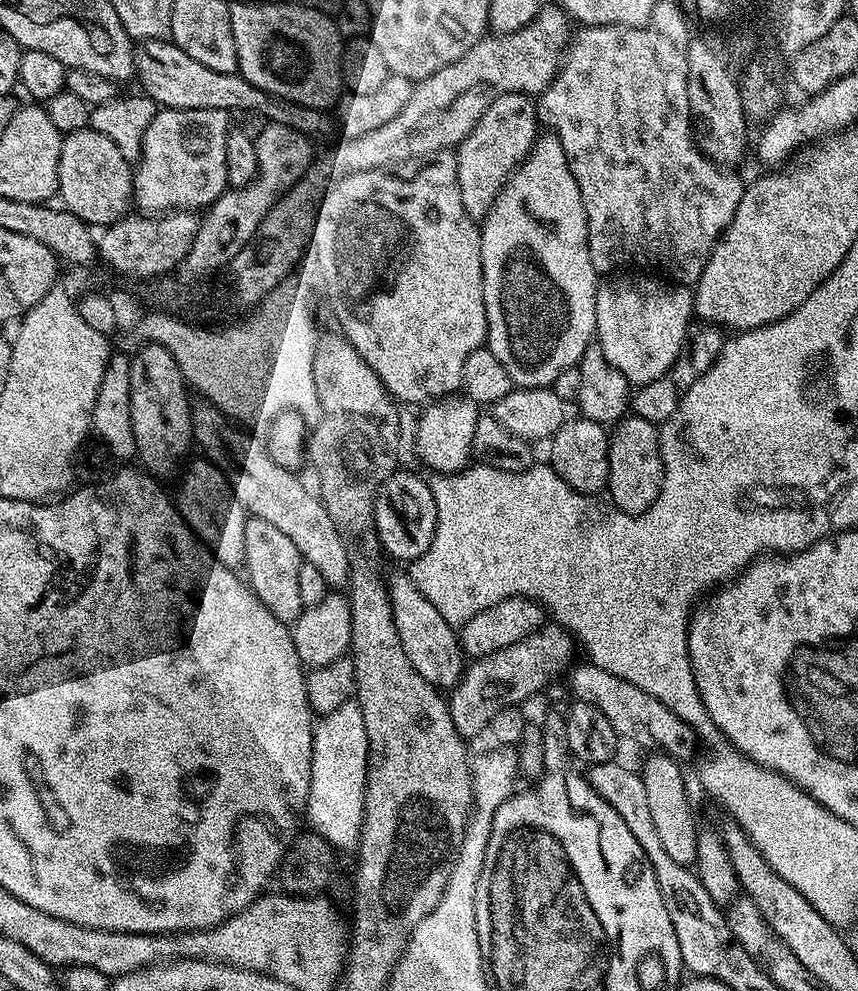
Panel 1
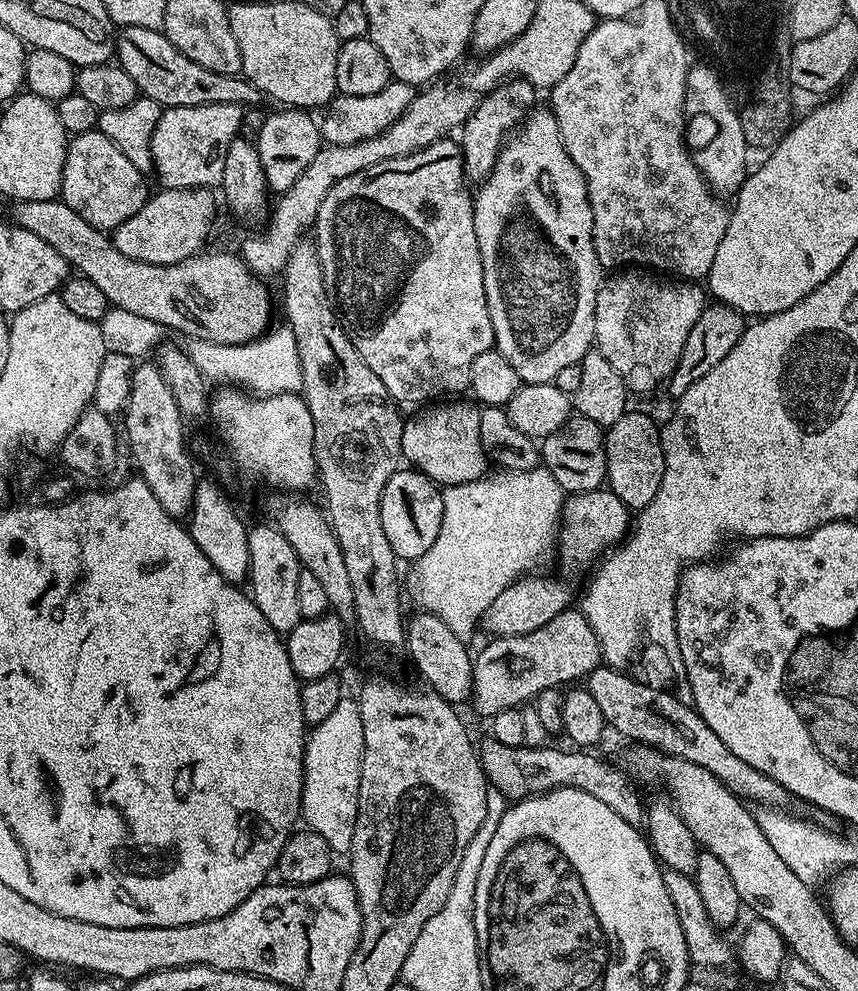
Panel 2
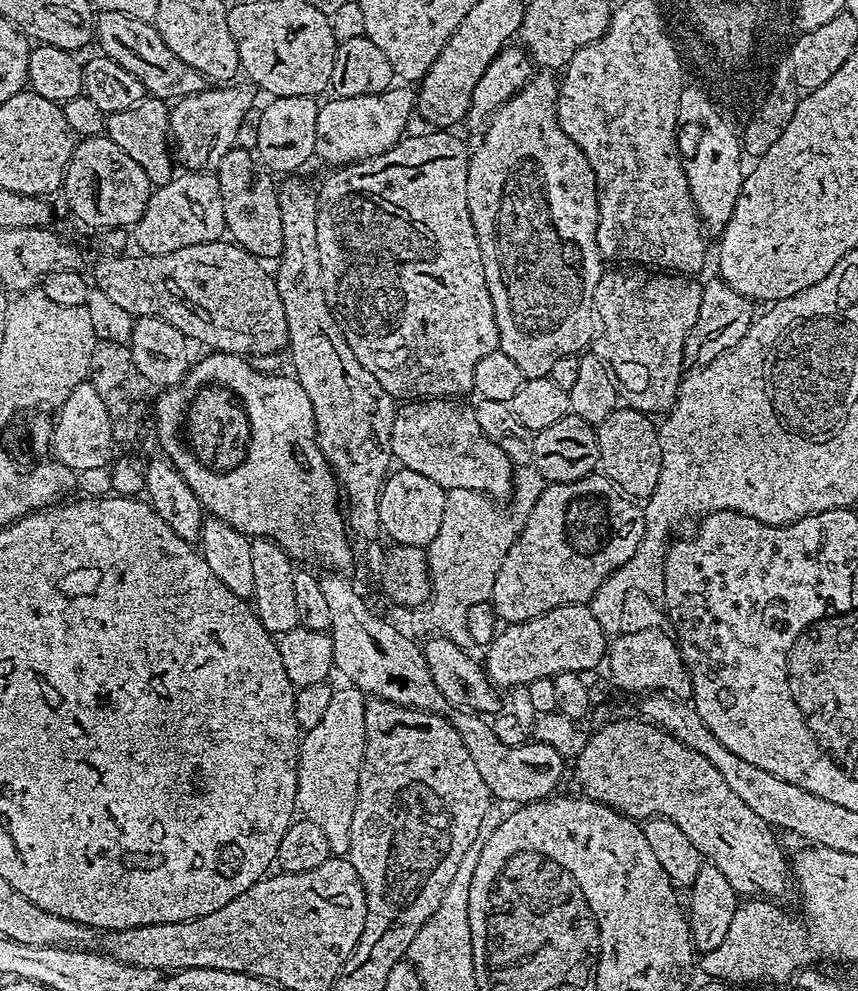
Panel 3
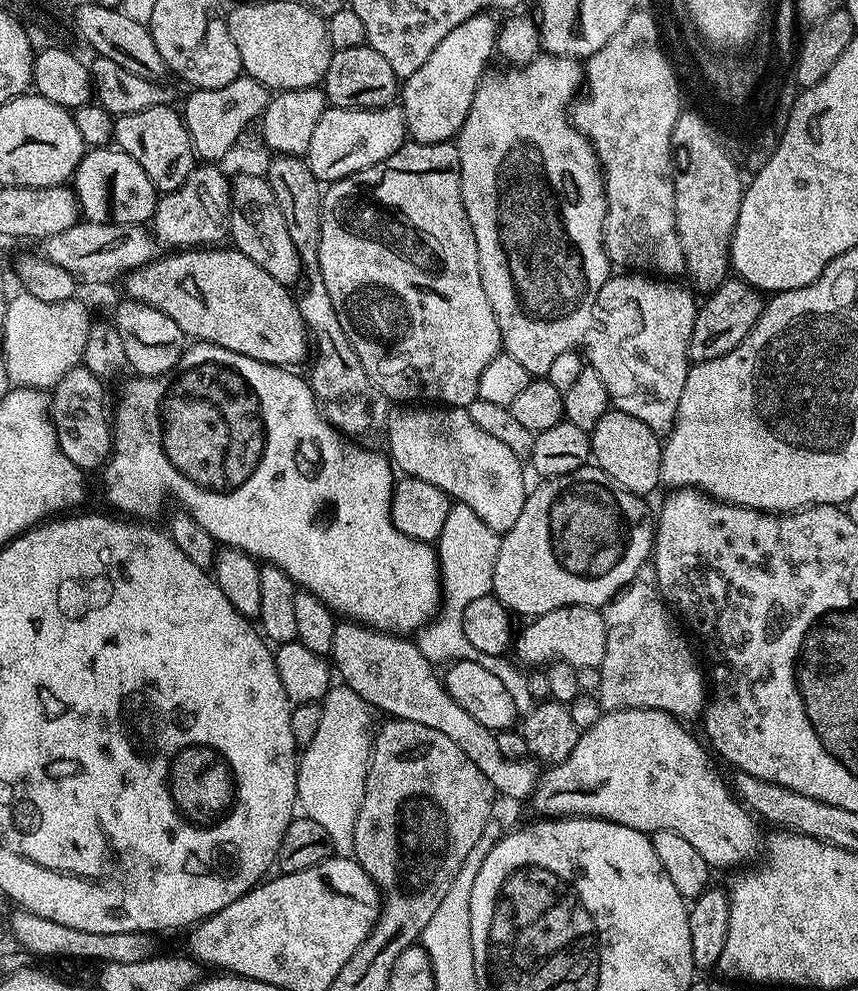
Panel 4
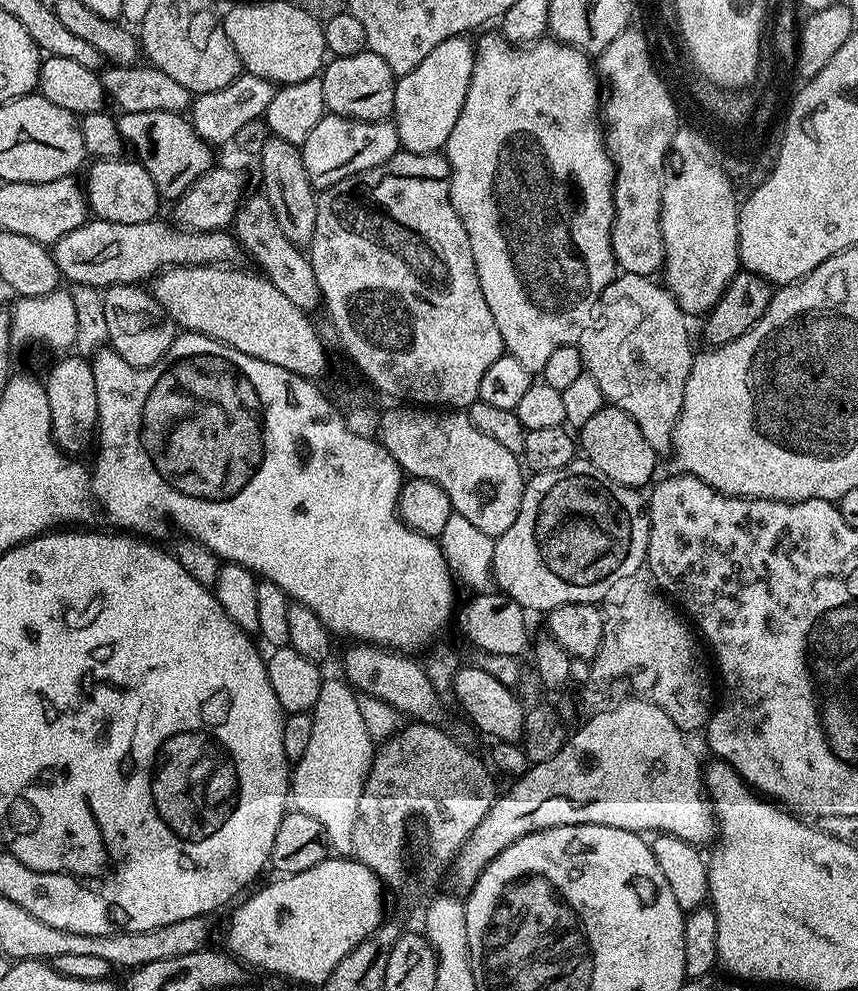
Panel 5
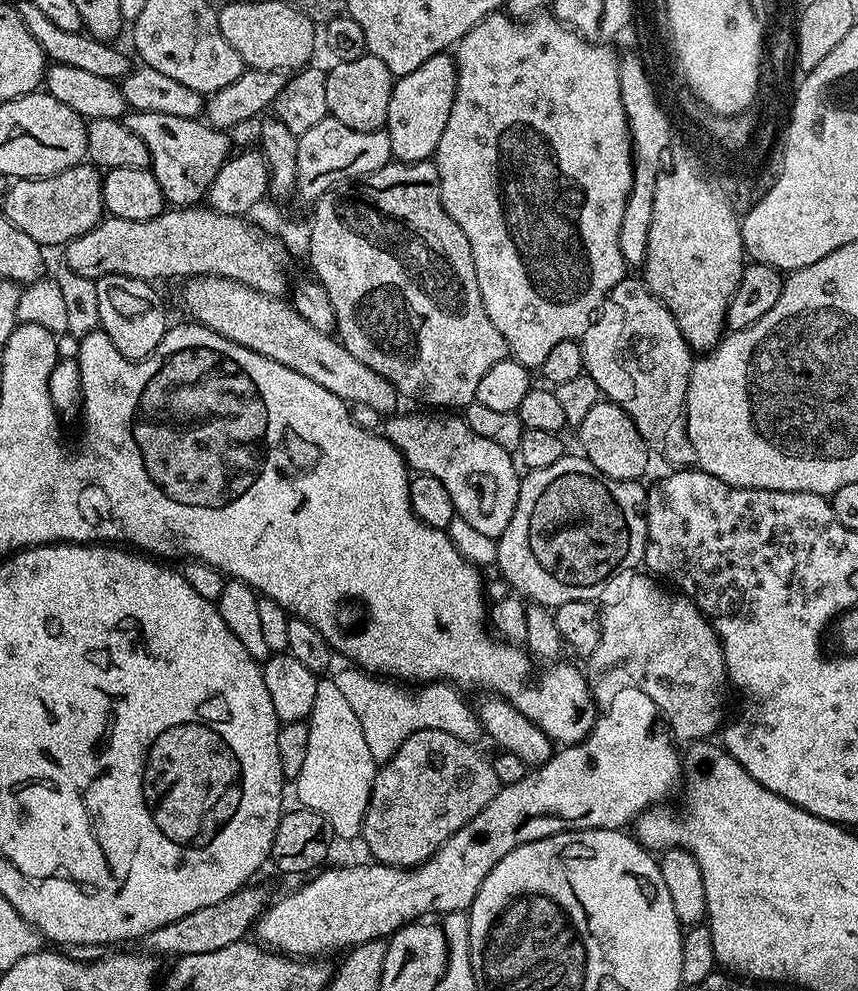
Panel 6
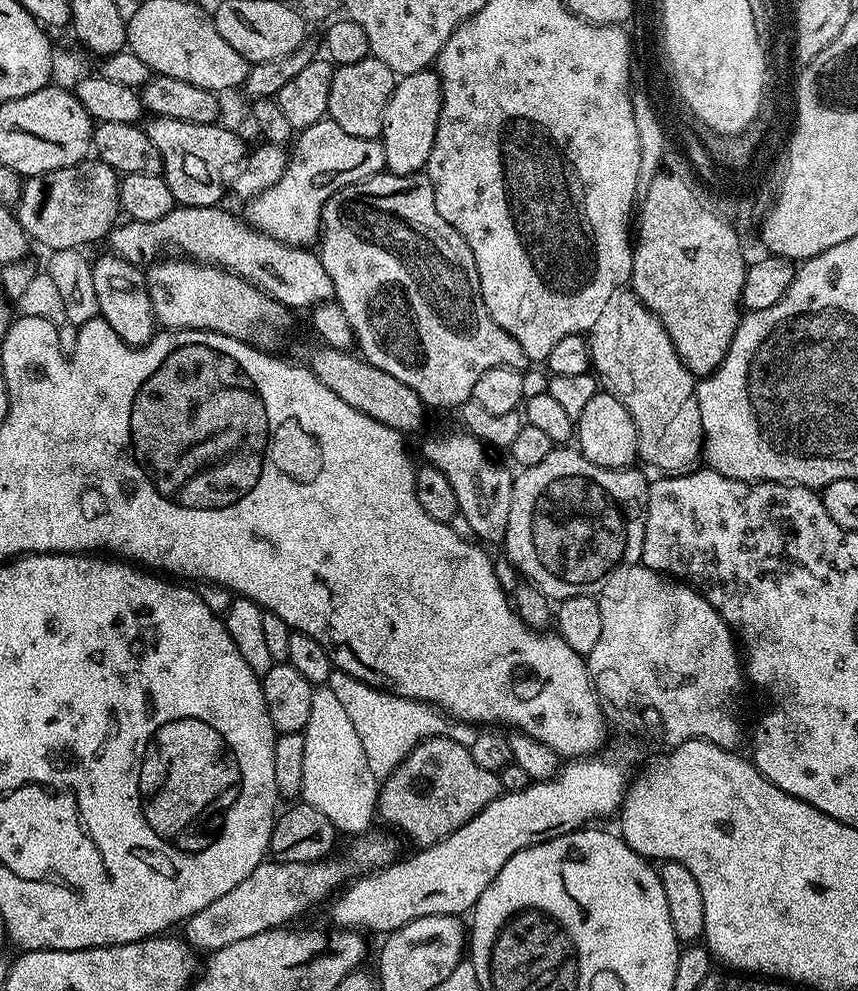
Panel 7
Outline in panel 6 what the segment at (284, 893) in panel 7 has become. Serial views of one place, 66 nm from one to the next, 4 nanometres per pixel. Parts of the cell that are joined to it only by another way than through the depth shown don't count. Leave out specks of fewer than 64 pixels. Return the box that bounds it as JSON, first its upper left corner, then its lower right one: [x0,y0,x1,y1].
[142,887,266,958]

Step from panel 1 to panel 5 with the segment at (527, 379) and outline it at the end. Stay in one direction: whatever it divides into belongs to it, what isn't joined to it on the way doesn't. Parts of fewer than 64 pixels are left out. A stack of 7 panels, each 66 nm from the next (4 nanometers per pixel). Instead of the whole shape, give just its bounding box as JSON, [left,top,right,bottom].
[442,34,618,374]

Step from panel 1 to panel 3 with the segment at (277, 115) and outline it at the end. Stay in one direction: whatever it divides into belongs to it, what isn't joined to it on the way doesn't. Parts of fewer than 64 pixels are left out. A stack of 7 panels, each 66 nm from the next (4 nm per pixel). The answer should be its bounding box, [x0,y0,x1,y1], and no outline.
[94,12,206,102]

